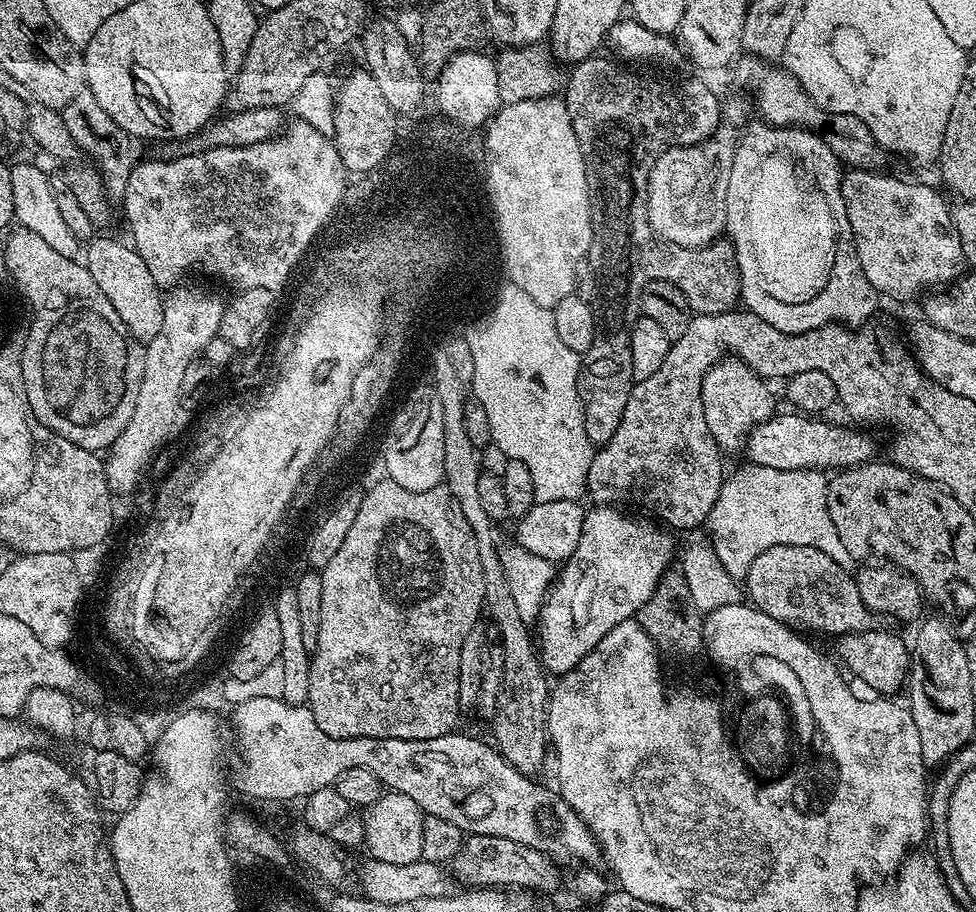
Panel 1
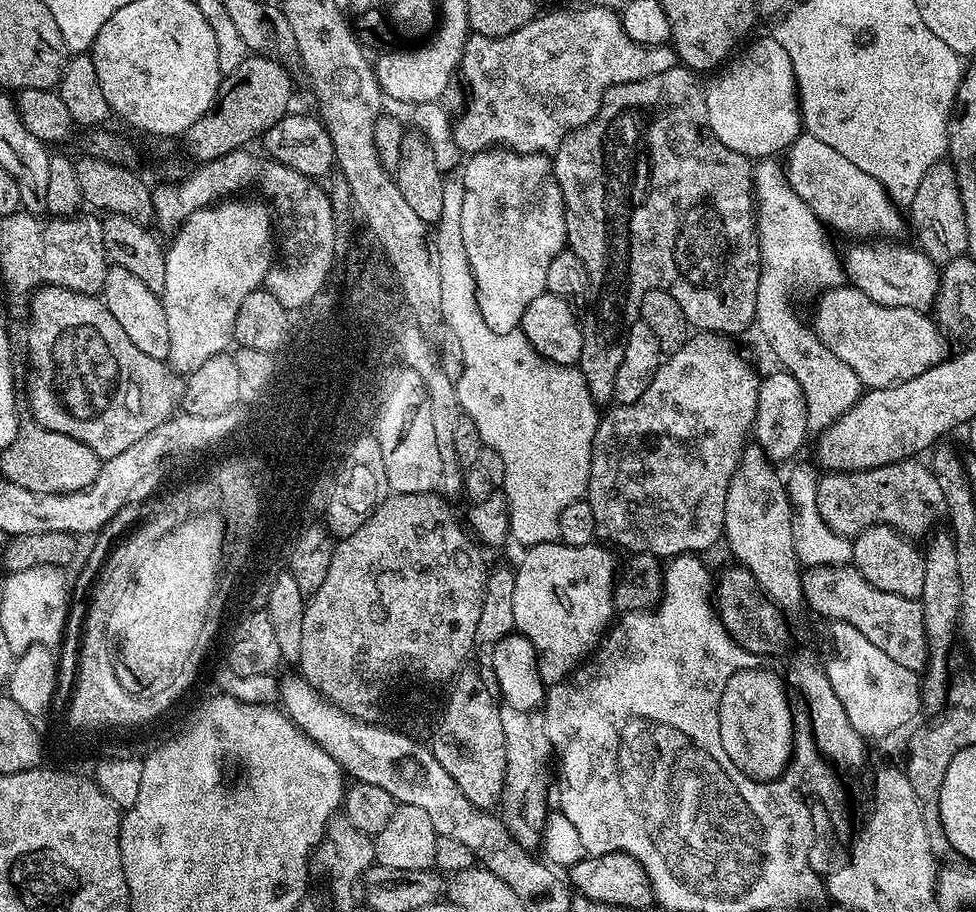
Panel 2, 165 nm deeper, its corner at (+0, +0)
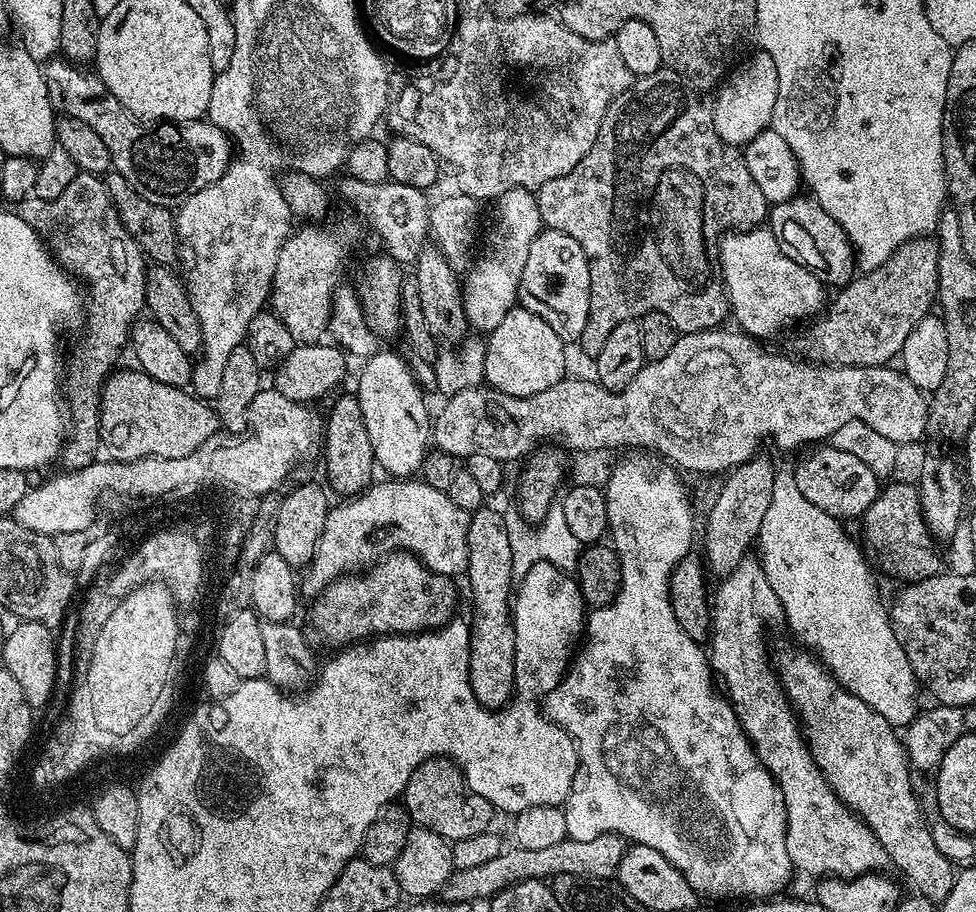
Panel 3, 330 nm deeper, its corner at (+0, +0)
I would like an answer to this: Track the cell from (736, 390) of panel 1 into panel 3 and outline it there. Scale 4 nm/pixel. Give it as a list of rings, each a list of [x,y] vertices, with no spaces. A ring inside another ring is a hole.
[[[745,558],[732,573],[723,577],[719,584],[720,589],[717,592],[715,589],[710,600],[710,663],[722,688],[724,683],[726,699],[740,719],[740,727],[743,728],[749,745],[756,749],[761,764],[775,778],[780,793],[784,795],[784,809],[788,819],[786,850],[792,859],[793,869],[797,873],[809,872],[810,875],[816,876],[815,878],[851,878],[887,869],[890,861],[880,839],[852,809],[847,808],[843,800],[838,799],[831,786],[824,780],[820,769],[816,767],[816,762],[812,759],[802,735],[798,717],[789,704],[784,689],[780,687],[777,669],[770,663],[770,656],[768,660],[768,648],[764,645],[764,627],[774,623],[776,619],[780,620],[784,615],[784,608],[780,604],[778,594],[774,592],[774,586],[770,586],[764,573],[764,565],[759,559]]]

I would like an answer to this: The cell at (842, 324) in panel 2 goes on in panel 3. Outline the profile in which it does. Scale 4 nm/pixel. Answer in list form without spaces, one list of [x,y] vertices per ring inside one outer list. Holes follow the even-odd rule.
[[[757,226],[725,233],[720,240],[718,276],[721,276],[731,319],[736,319],[735,323],[743,331],[765,338],[790,327],[795,320],[807,321],[820,315],[826,304],[825,285],[806,265],[799,264],[785,252],[771,227]]]

